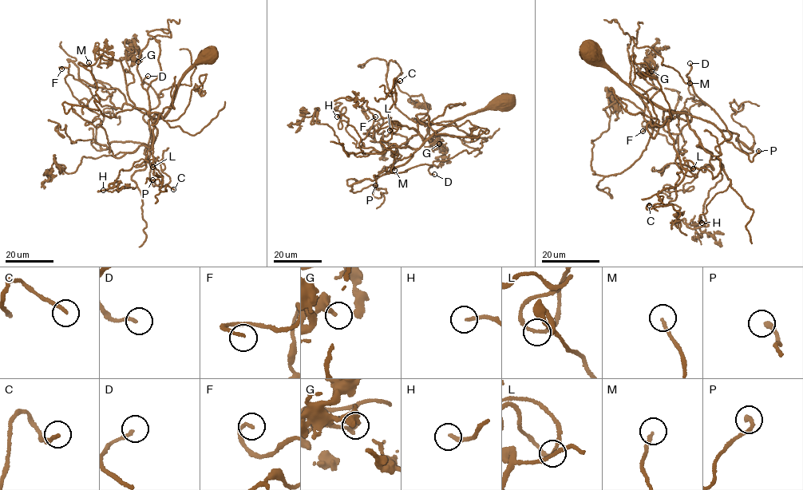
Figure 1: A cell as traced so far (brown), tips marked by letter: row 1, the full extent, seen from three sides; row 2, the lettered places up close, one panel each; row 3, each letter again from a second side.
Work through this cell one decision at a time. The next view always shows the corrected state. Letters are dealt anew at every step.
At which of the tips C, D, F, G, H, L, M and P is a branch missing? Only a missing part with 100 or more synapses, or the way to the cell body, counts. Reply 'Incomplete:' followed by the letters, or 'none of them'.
Incomplete: D, F, H, M

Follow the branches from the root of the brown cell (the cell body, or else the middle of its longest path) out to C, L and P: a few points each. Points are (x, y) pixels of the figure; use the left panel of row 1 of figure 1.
C: (207, 55), (182, 75), (164, 116), (152, 118), (153, 173), (162, 177), (160, 191), (168, 185), (173, 189)
L: (207, 55), (182, 75), (164, 116), (152, 118), (152, 147), (145, 163), (135, 166), (156, 160), (152, 167)
P: (207, 55), (197, 58), (185, 70), (168, 111), (156, 120), (156, 134), (145, 154), (152, 179)

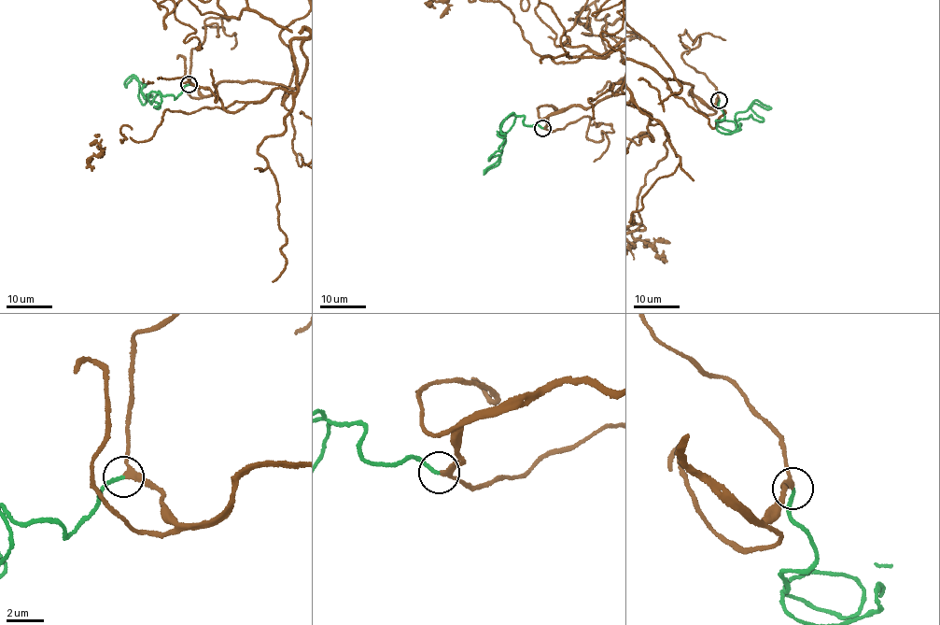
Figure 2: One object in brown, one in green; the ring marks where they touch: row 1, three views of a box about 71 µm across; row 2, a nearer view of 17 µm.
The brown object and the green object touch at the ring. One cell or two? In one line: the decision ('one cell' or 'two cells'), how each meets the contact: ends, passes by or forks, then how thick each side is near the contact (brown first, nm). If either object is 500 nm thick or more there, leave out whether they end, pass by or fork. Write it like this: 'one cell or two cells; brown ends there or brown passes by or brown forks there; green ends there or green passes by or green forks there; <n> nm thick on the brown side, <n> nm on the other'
one cell; brown passes by; green ends there; 200 nm thick on the brown side, 190 nm on the other

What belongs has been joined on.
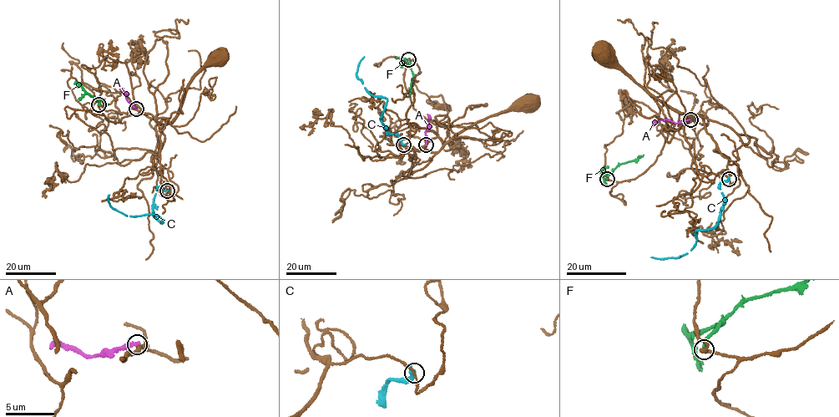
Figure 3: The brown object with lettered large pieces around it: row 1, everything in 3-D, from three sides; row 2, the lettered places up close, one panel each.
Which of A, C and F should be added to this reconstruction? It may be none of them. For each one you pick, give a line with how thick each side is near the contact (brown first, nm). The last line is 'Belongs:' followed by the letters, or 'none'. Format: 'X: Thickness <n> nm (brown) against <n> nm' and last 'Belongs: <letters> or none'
Belongs: none

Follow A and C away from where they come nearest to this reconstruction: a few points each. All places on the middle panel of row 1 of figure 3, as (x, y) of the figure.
A: (427, 144), (425, 131), (429, 115)
C: (402, 144), (401, 139), (387, 132), (379, 119), (386, 99), (373, 96), (357, 78), (357, 66), (364, 56)

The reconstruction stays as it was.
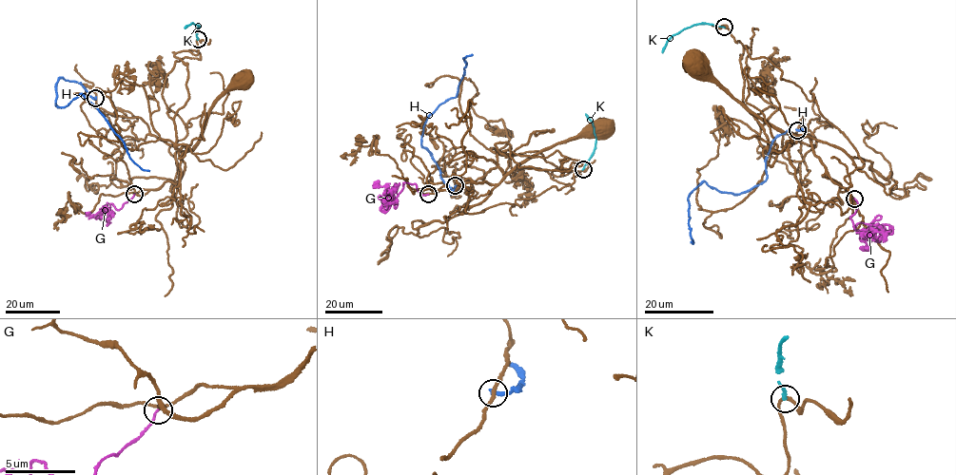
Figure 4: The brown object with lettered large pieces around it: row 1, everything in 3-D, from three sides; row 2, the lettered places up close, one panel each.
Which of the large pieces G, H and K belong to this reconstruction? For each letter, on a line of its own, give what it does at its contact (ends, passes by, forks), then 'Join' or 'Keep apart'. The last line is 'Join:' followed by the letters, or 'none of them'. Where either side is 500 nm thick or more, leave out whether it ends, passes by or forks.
G: It ends there. Join
H: It ends there. Keep apart
K: It ends there. Keep apart
Join: G

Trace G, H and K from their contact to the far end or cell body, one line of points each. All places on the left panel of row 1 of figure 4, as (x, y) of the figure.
G: (134, 194), (118, 210), (111, 203), (105, 212), (85, 213)
H: (95, 98), (62, 77), (56, 85), (55, 105), (82, 94), (130, 159), (149, 171)
K: (198, 39), (198, 25), (193, 23), (185, 28)

